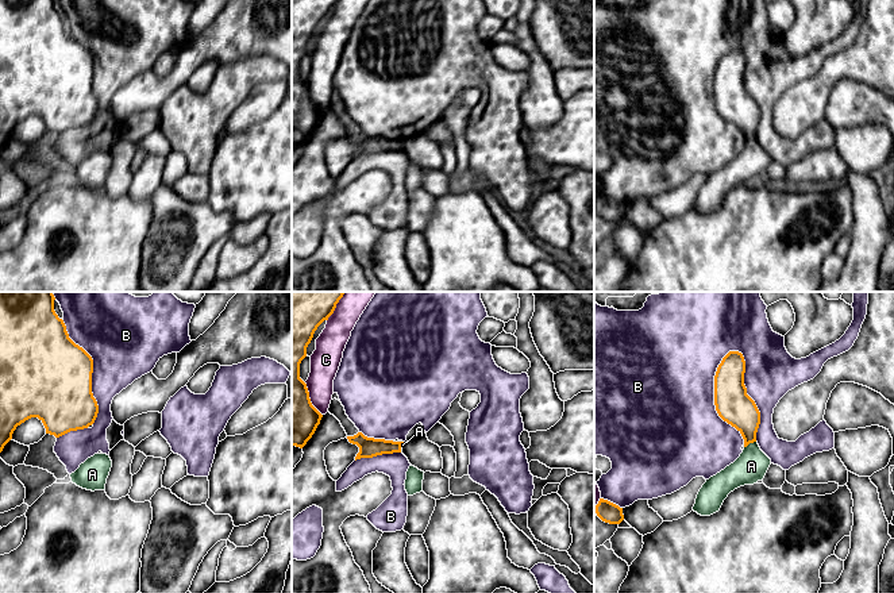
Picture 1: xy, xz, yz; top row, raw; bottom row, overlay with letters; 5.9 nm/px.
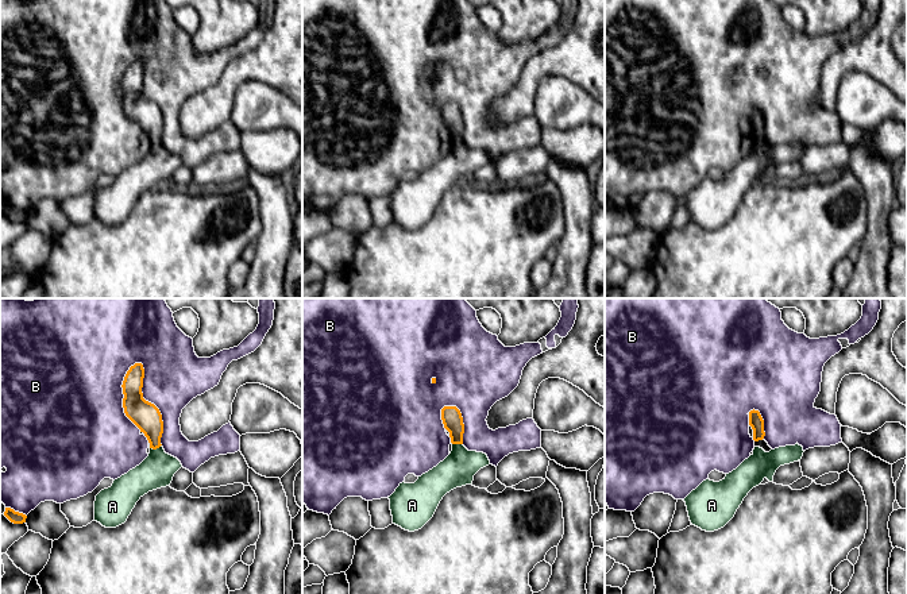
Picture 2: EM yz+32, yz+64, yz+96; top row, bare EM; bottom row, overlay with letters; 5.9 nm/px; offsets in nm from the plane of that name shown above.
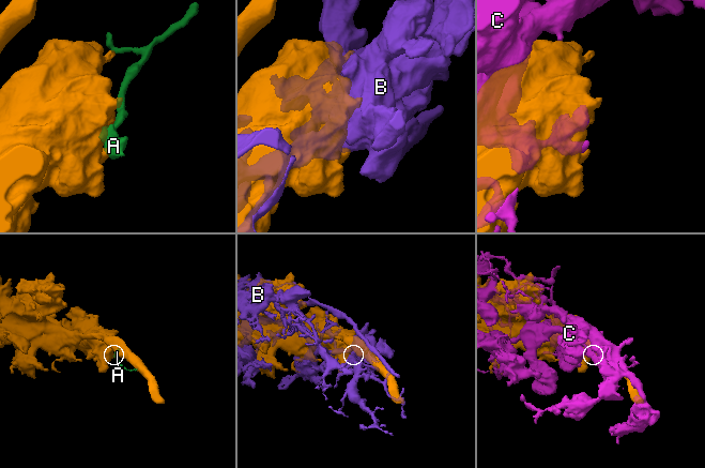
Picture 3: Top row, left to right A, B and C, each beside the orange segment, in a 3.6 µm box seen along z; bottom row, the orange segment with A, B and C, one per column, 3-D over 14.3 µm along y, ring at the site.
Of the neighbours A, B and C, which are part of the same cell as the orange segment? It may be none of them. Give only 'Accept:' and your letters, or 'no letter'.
Accept: no letter

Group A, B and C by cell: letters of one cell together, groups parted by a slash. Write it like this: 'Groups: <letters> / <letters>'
Groups: A / B / C

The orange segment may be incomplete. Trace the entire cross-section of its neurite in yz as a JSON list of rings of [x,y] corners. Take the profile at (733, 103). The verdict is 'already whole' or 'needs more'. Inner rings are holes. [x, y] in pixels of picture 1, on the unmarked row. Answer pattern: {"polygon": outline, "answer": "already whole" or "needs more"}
{"polygon": [[[729,49],[714,73],[714,103],[718,113],[741,131],[744,145],[747,145],[756,139],[760,109],[755,99],[747,92],[744,70],[743,51]]], "answer": "already whole"}

